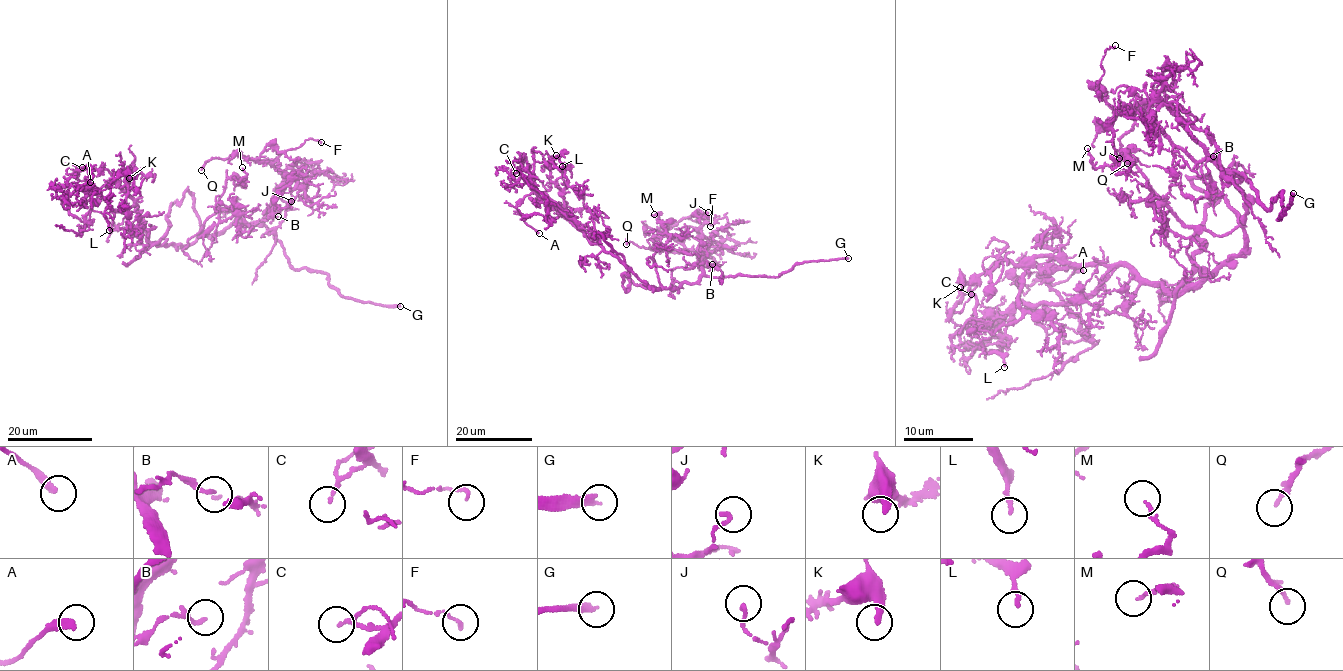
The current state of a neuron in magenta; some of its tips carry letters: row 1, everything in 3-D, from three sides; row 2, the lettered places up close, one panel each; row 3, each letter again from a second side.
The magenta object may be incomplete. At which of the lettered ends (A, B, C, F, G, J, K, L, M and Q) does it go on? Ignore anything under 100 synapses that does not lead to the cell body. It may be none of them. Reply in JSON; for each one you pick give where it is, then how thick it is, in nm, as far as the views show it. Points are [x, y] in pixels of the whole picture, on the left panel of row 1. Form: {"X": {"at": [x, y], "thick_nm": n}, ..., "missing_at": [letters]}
{"G": {"at": [400, 306], "thick_nm": 240}, "missing_at": ["G"]}

